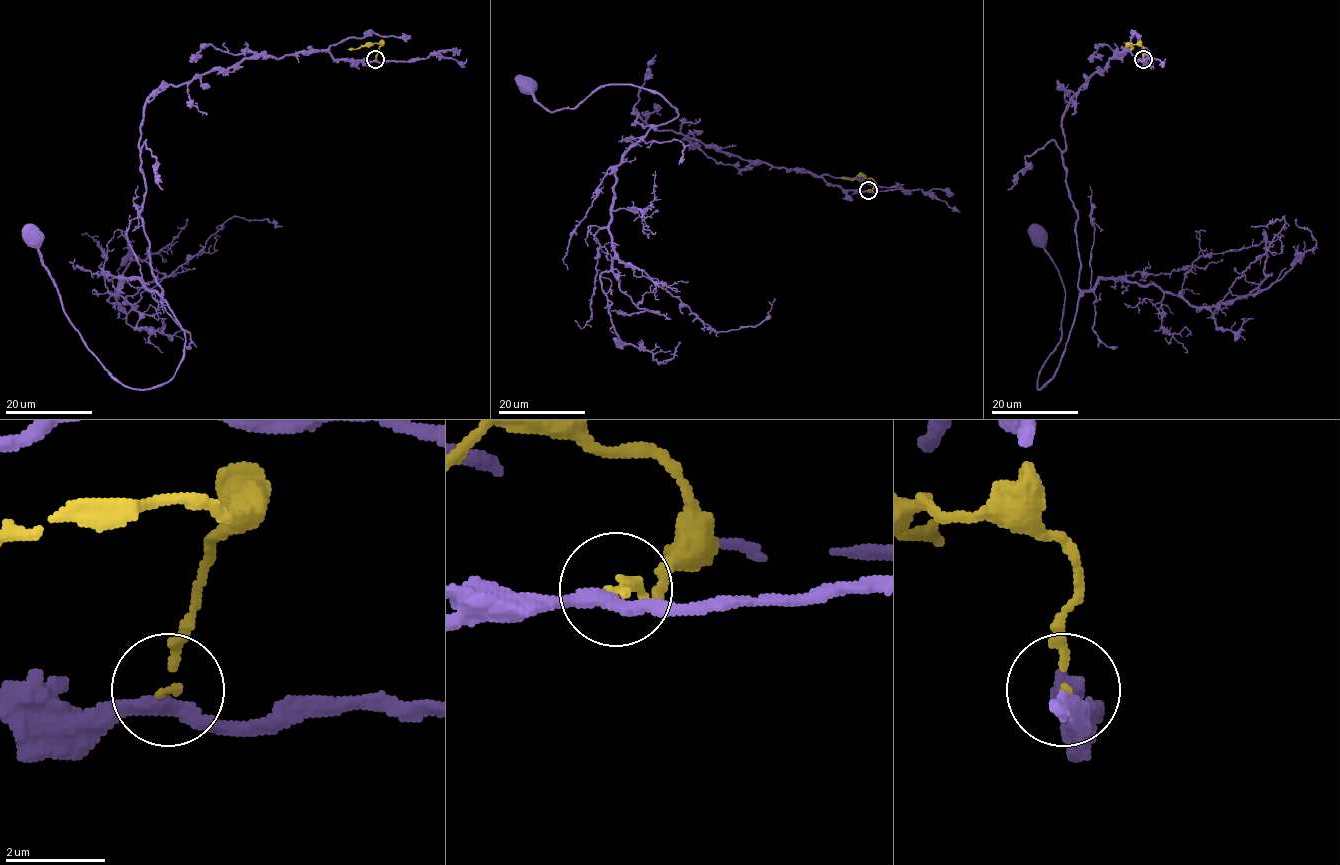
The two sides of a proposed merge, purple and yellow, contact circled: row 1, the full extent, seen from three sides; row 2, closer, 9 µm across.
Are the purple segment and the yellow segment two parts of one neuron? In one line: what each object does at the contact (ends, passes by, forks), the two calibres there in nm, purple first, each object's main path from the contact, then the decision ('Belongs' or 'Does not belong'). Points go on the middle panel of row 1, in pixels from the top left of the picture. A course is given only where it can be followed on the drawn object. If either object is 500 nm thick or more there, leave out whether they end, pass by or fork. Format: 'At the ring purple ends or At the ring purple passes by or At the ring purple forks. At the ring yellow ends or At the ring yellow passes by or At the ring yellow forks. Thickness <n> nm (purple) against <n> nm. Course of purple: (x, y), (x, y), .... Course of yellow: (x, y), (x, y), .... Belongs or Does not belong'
At the ring purple passes by. At the ring yellow ends. Thickness 280 nm (purple) against 150 nm. Course of purple: (868, 191), (655, 130), (634, 109), (633, 124), (678, 115), (639, 87), (599, 87), (552, 112), (525, 83). Course of yellow: (868, 190), (873, 189), (874, 182), (869, 178), (841, 178). Does not belong

